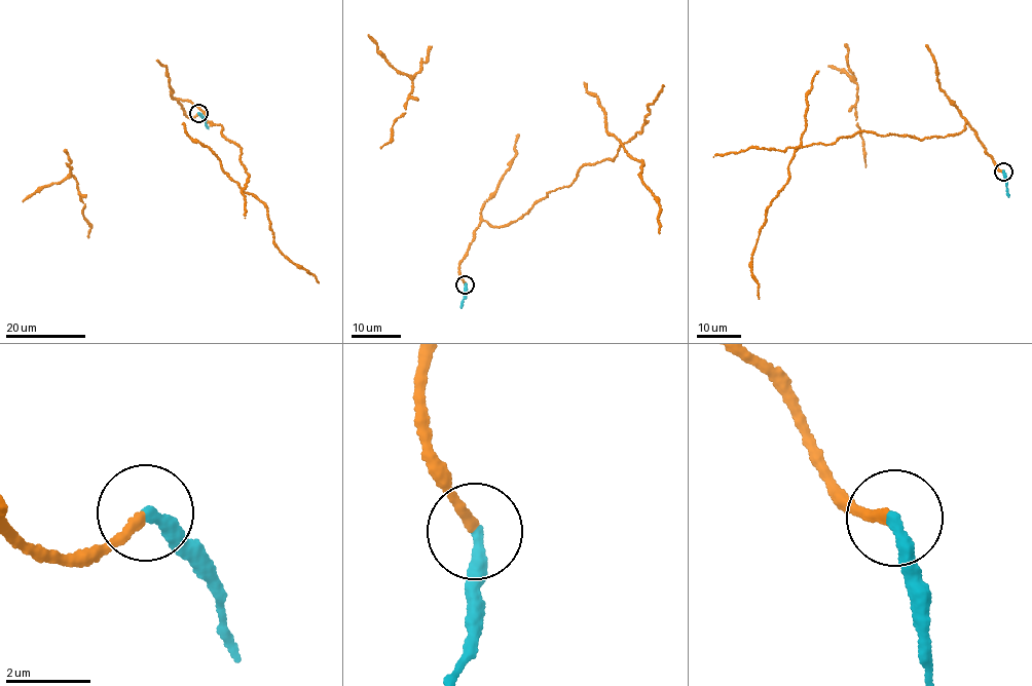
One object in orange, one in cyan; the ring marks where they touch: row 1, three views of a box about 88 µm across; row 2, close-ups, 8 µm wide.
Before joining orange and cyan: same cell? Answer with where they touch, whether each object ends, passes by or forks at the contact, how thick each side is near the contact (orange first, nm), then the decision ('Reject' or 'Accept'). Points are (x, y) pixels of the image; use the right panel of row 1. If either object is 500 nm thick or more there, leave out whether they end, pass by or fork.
Place: (1003, 172). At the ring orange ends. At the ring cyan ends. Thickness 240 nm (orange) against 280 nm. Accept

